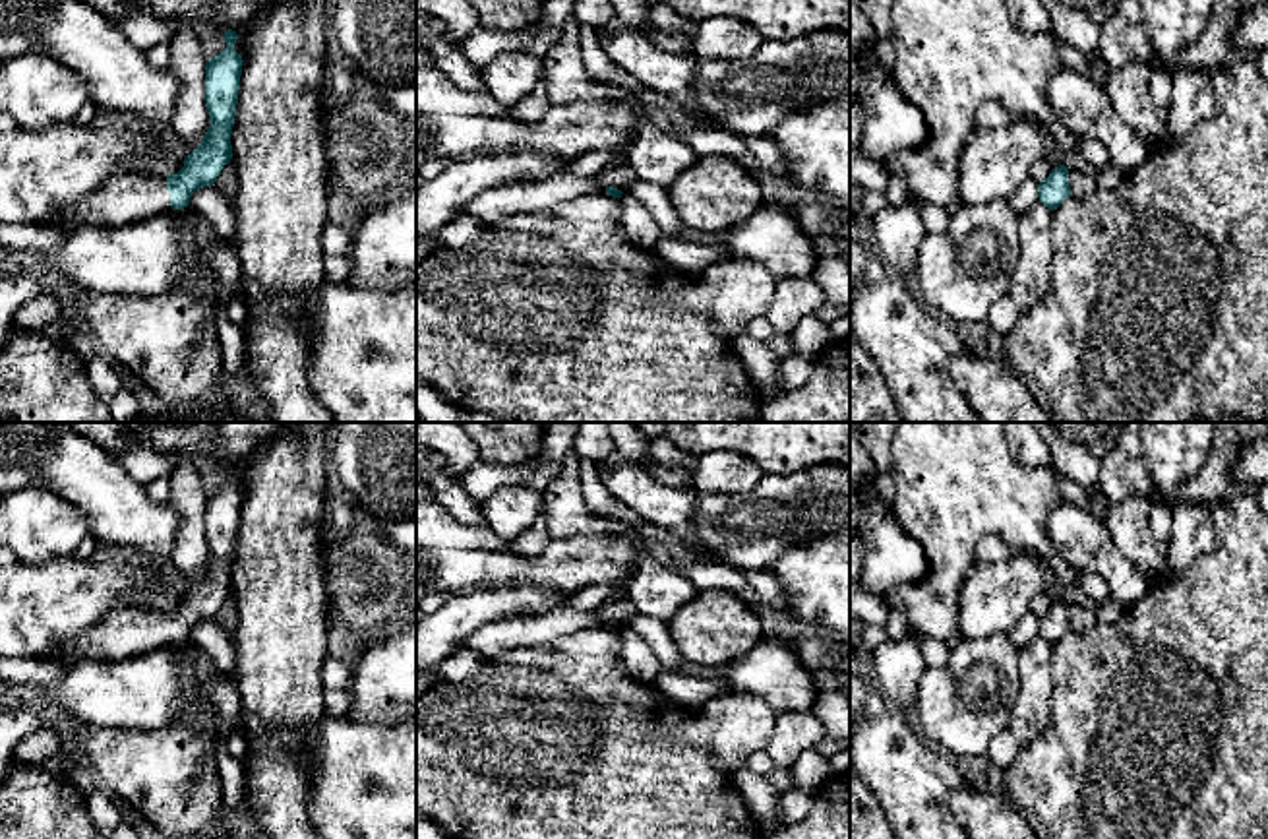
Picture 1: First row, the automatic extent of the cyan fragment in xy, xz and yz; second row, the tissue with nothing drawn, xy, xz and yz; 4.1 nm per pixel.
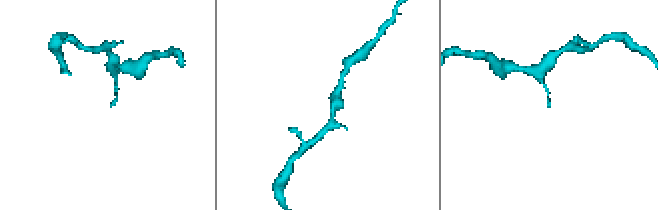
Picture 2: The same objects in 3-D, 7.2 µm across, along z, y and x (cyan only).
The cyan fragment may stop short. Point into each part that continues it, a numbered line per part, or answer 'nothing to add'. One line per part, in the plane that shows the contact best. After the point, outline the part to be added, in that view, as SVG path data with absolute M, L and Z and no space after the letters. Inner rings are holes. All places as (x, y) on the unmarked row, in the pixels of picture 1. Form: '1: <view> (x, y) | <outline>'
1: xy (128, 632) | M122 608L91 632L58 643L45 659L68 668L83 659L122 661L170 643L165 610Z

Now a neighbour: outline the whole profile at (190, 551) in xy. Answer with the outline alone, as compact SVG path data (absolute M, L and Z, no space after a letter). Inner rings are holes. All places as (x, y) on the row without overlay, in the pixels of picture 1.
M178 465L170 473L166 504L180 515L168 562L184 575L199 574L209 560L209 544L205 541L205 492L192 467Z

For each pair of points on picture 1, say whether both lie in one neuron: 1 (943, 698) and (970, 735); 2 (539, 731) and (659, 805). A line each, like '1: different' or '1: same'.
1: same
2: same

